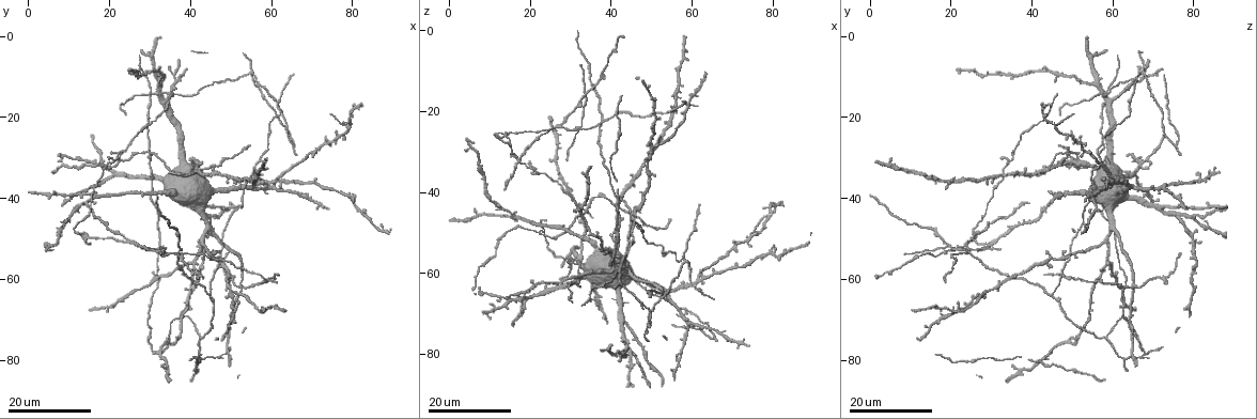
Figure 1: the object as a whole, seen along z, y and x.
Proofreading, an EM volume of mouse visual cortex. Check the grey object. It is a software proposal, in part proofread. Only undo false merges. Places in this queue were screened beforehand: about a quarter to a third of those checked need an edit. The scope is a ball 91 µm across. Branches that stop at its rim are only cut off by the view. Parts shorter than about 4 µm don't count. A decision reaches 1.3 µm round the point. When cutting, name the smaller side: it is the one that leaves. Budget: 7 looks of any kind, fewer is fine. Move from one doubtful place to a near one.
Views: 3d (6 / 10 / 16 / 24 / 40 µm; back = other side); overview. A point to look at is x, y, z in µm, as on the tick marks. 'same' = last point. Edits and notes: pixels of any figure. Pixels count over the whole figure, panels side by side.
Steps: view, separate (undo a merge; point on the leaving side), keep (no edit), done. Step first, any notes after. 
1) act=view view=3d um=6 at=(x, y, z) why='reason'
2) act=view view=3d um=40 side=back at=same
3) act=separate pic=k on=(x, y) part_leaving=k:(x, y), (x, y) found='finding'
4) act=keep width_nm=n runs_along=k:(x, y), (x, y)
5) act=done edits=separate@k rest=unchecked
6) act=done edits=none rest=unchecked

act=view view=3d um=24 at=(52.5, 62.5, 65.0) why='four-way junction'

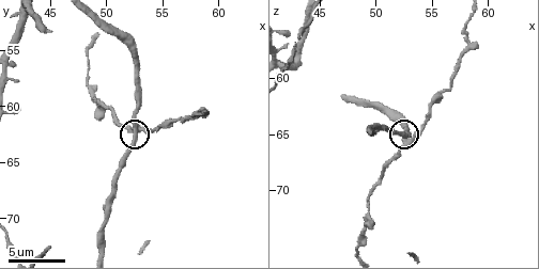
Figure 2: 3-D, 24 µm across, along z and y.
act=view view=3d um=6 at=(52.8, 62.2, 65.6)

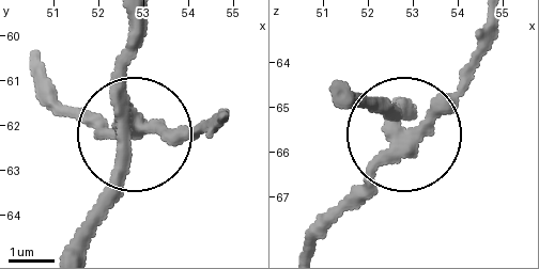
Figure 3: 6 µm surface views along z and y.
act=separate pic=3 on=(99, 126) part_leaving=3:(124, 111), (219, 123) found='two neurons meet here'

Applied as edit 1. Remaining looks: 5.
act=view view=overview

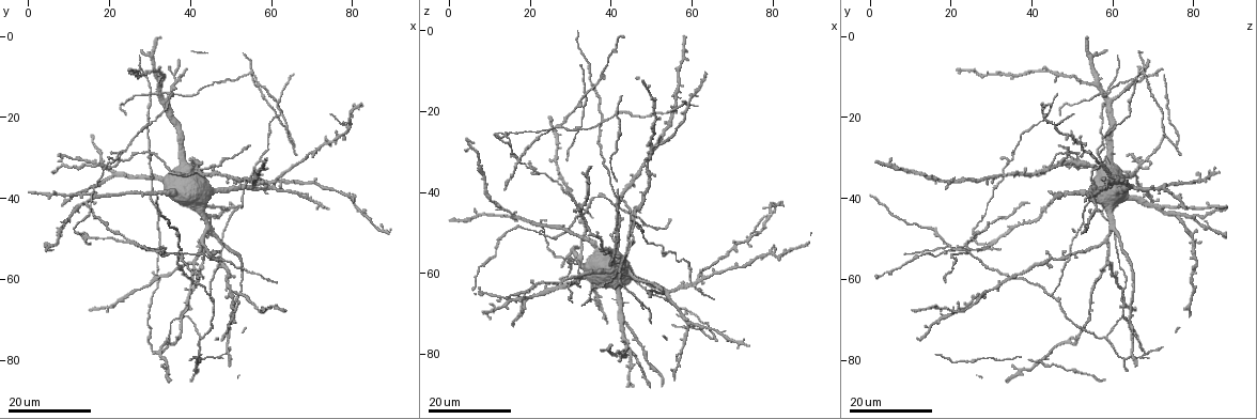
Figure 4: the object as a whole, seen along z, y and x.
act=view view=3d um=16 at=(44.5, 64.0, 45.0) why='three-way junction'

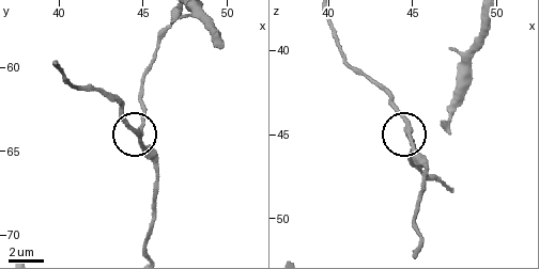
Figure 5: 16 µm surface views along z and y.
act=view view=3d um=10 at=(44.7, 64.1, 44.8)

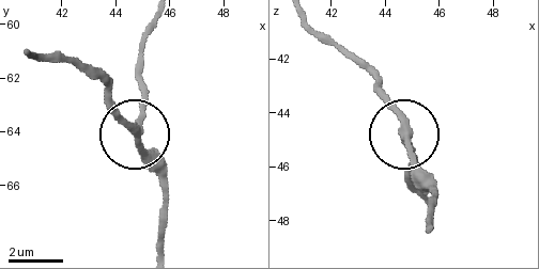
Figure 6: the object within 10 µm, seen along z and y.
act=view view=3d um=6 at=(44.8, 64.1, 44.8) why='zoom in'

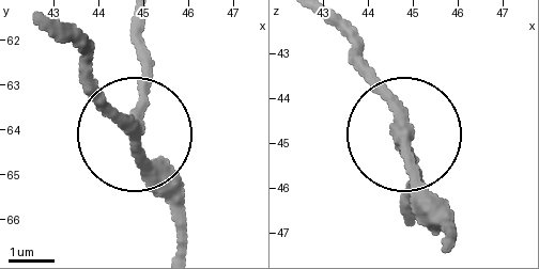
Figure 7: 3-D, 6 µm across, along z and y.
act=keep found='continuous, no second neuron'

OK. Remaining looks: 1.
act=done edits=separate@3 rest=unchecked

